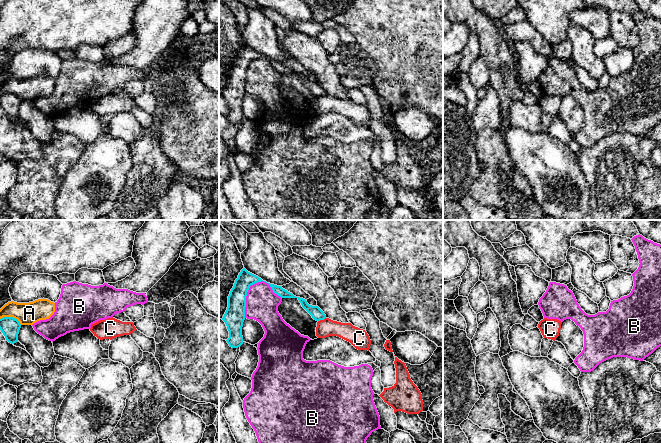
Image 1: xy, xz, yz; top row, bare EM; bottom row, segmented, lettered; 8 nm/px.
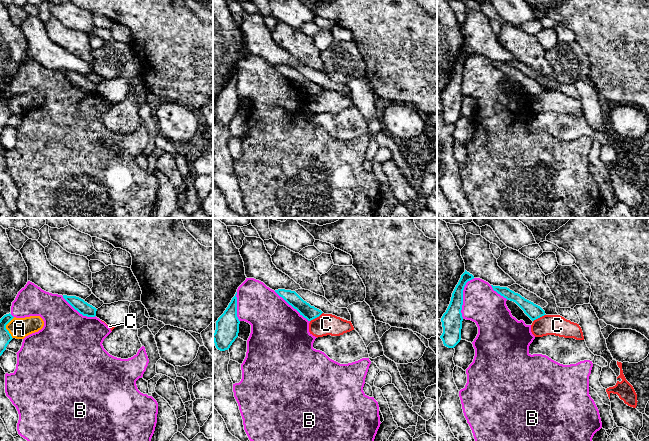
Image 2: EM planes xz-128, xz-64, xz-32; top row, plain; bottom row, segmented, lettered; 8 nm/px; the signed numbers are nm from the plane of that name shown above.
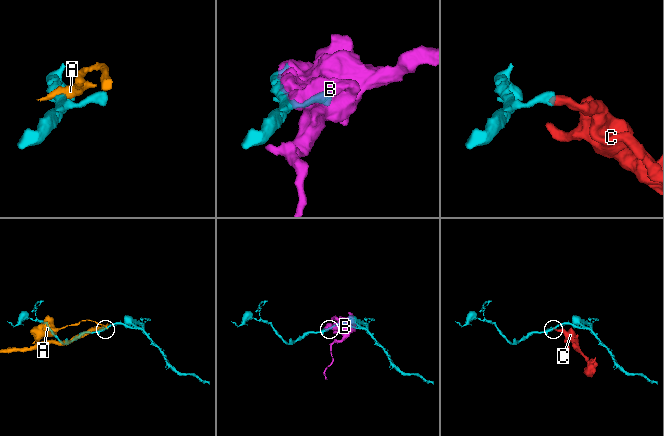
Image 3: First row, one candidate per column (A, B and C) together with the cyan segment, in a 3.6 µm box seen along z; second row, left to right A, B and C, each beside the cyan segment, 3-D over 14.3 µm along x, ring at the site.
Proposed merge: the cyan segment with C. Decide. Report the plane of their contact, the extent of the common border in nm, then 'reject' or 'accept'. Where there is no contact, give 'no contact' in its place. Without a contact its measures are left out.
contact in xz; length 70 nm; reject

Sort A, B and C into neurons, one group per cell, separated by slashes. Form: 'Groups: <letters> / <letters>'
Groups: A / B / C

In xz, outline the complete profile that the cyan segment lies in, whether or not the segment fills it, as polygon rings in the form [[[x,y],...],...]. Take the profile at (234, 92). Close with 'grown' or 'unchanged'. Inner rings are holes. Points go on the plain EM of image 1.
[[[241,46],[228,72],[228,83],[222,94],[229,107],[226,116],[230,123],[238,124],[243,120],[242,103],[245,96],[246,72],[251,61],[263,57],[258,52]]]; unchanged

